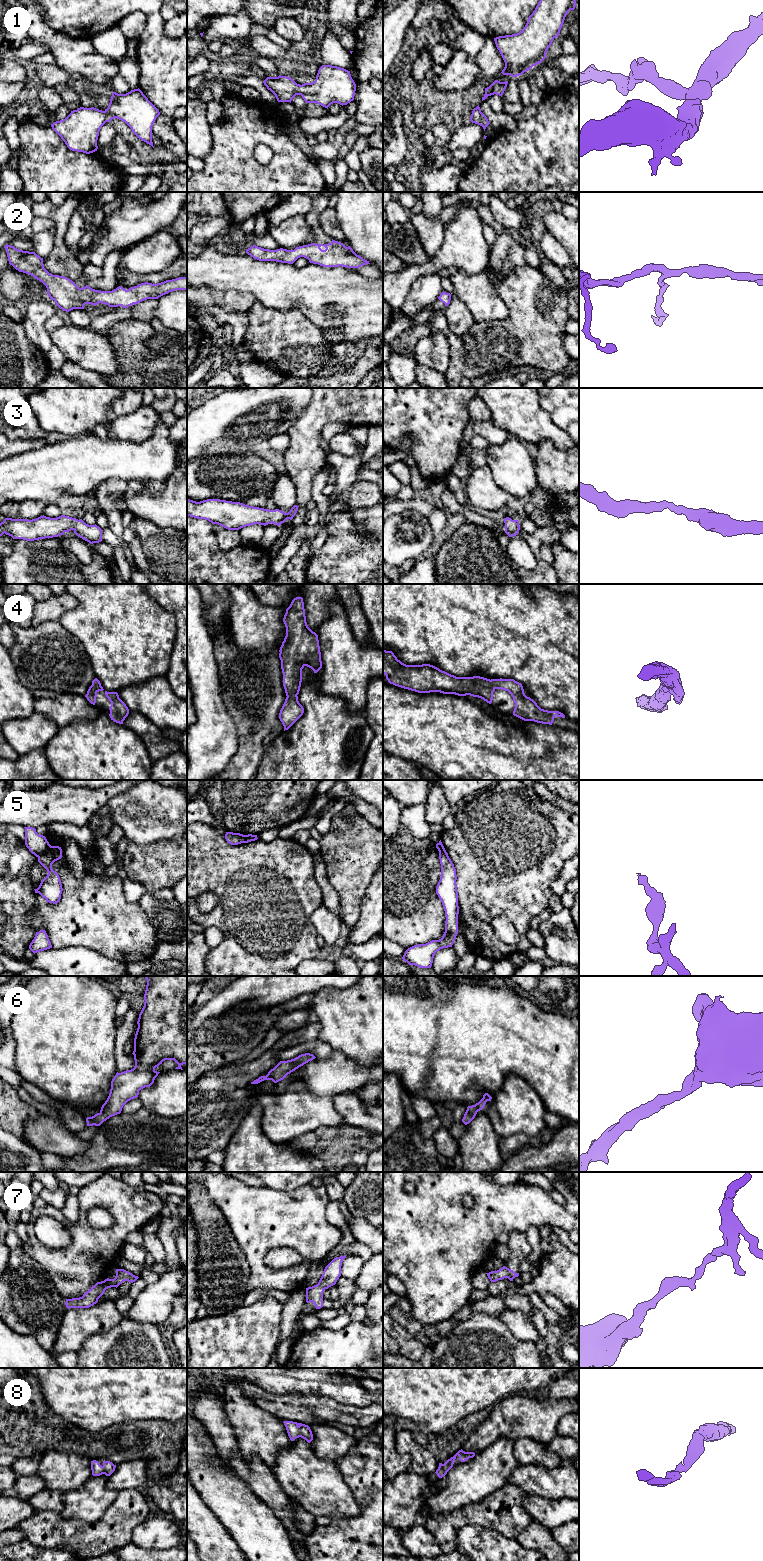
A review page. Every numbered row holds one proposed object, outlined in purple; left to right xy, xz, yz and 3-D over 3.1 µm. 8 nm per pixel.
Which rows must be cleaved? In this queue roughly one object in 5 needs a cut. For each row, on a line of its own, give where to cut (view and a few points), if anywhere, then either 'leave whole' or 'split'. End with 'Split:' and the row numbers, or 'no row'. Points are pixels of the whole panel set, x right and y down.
1: no cut | leave whole
2: no cut | leave whole
3: no cut | leave whole
4: no cut | leave whole
5: xy (50, 845), (45, 852), (37, 856) | split
6: no cut | leave whole
7: no cut | leave whole
8: no cut | leave whole
Split: 5

